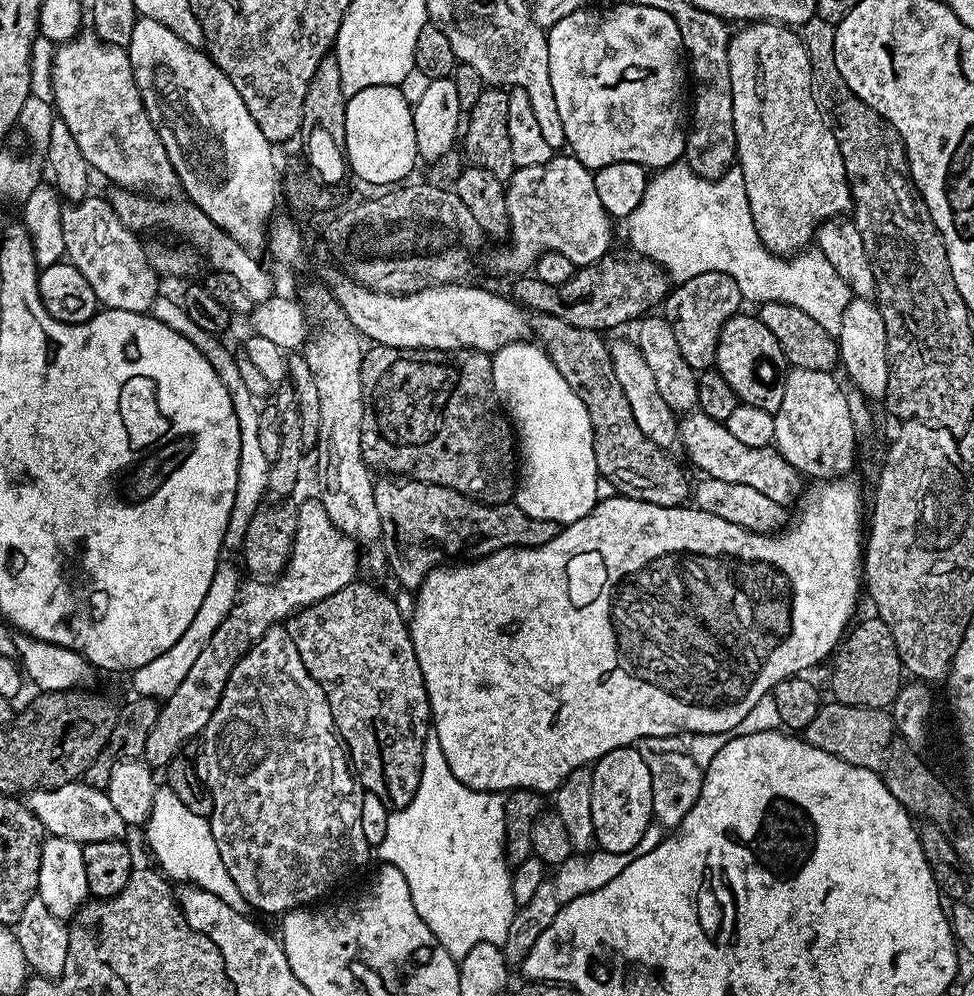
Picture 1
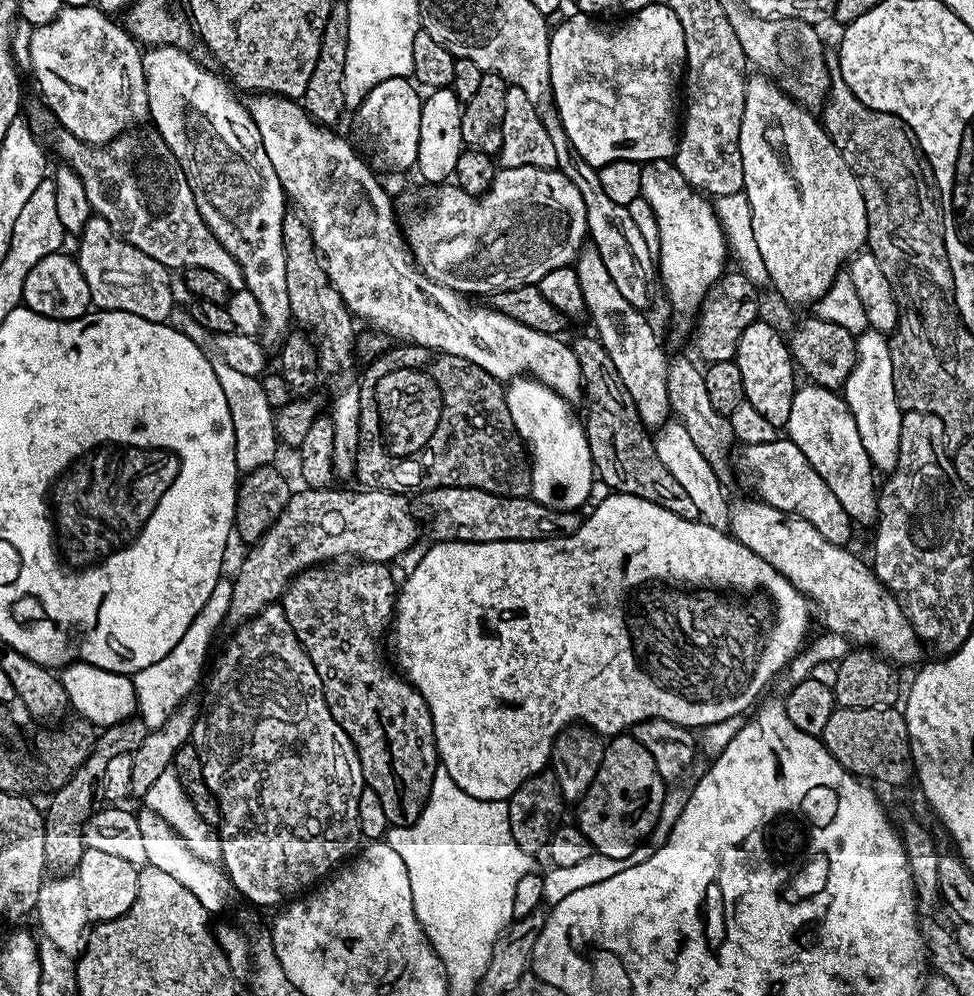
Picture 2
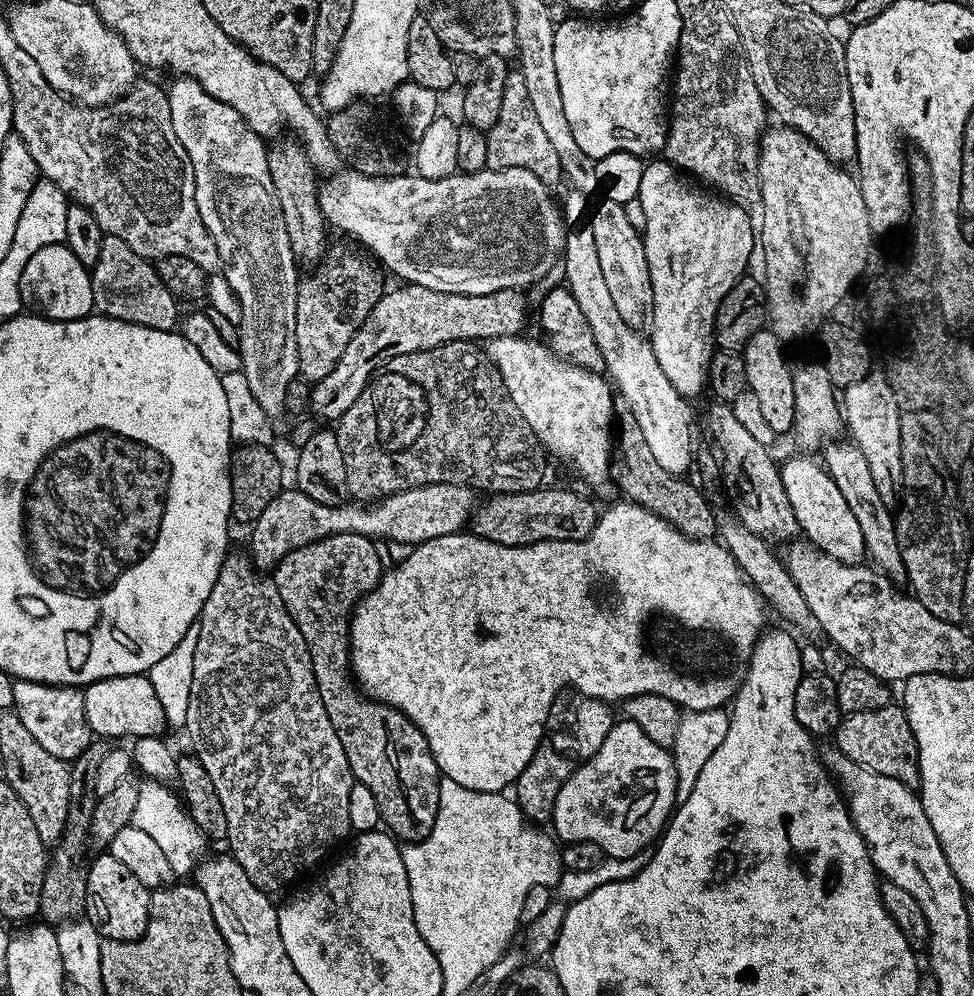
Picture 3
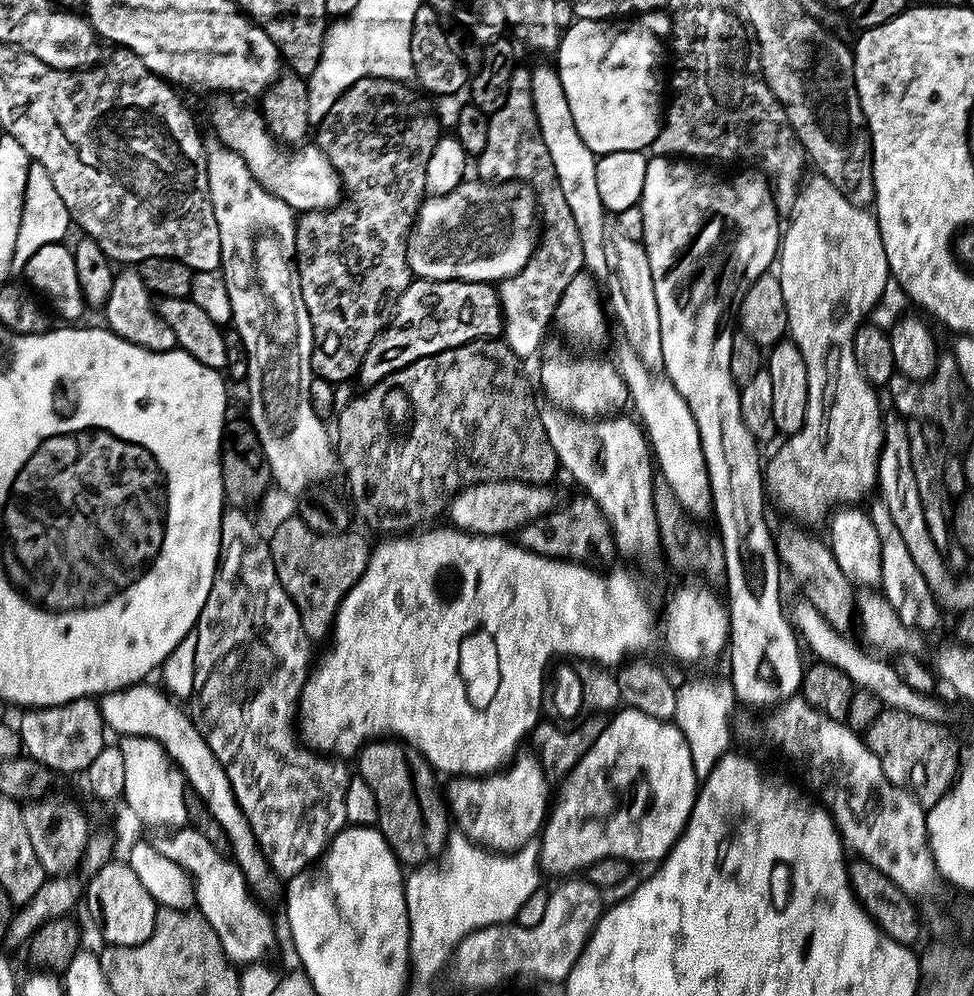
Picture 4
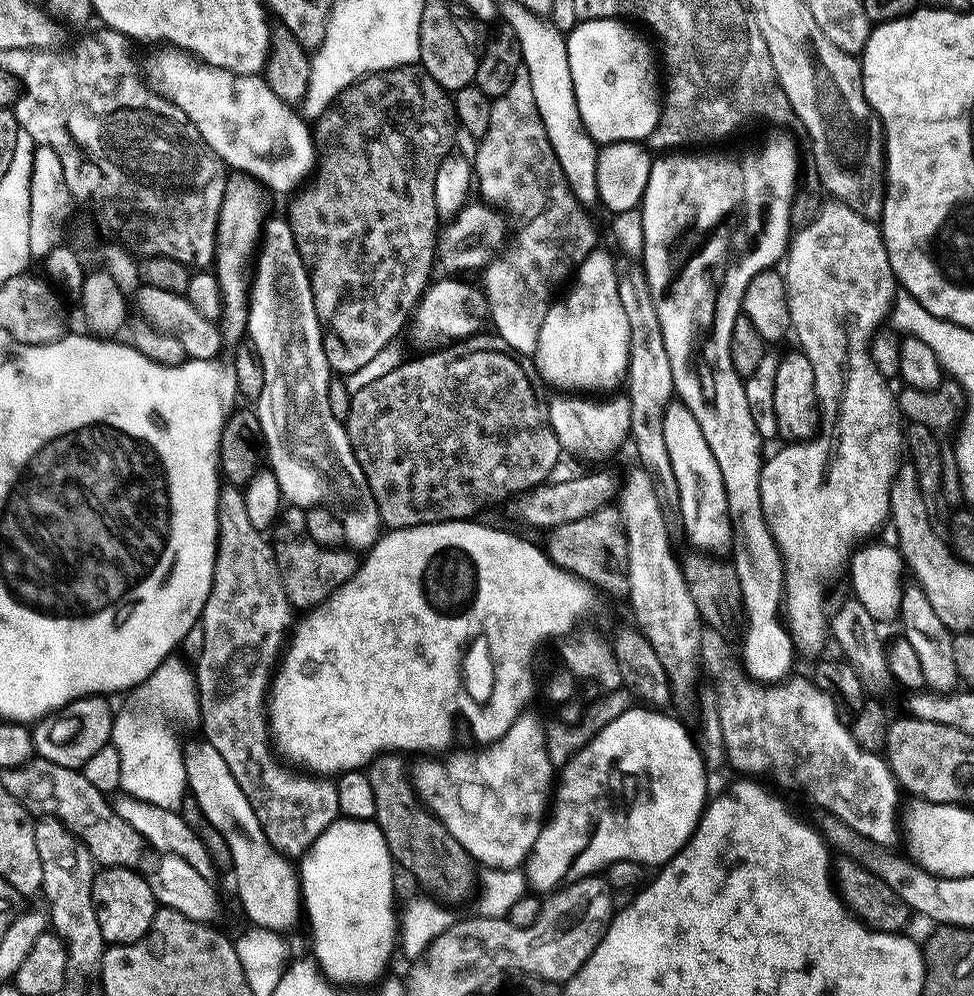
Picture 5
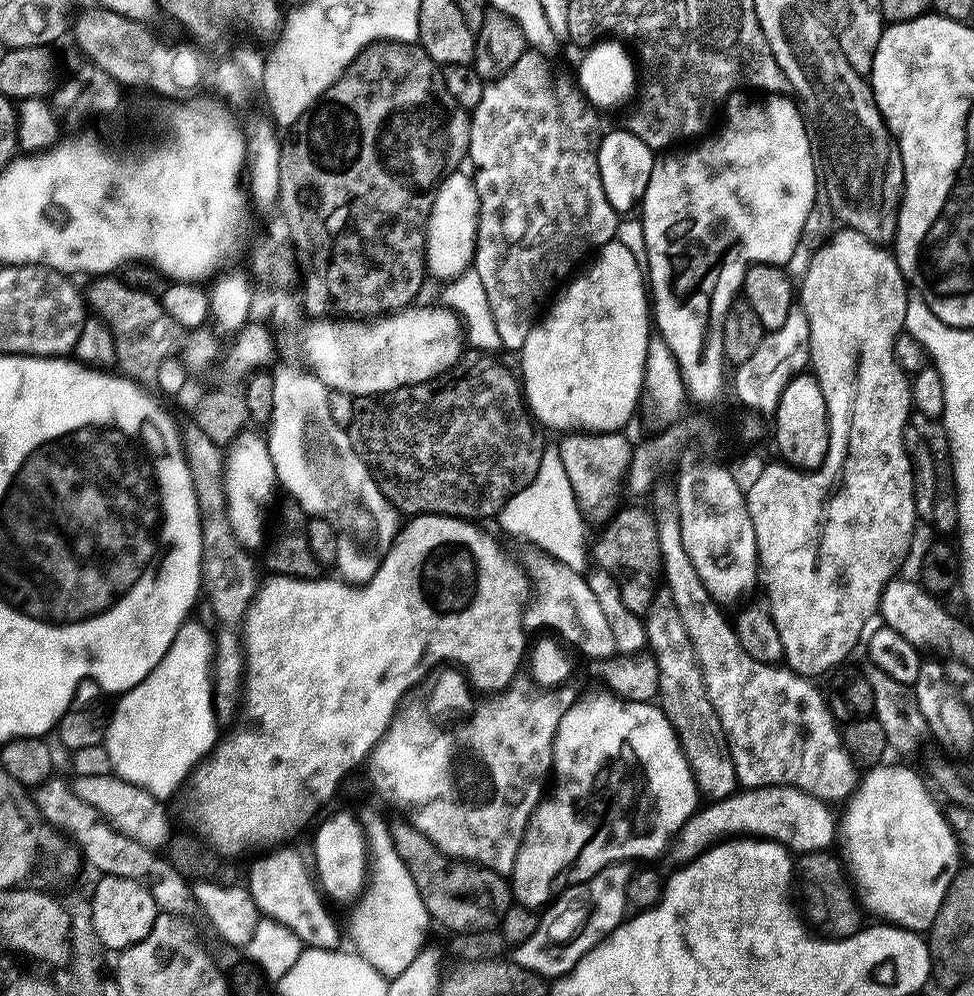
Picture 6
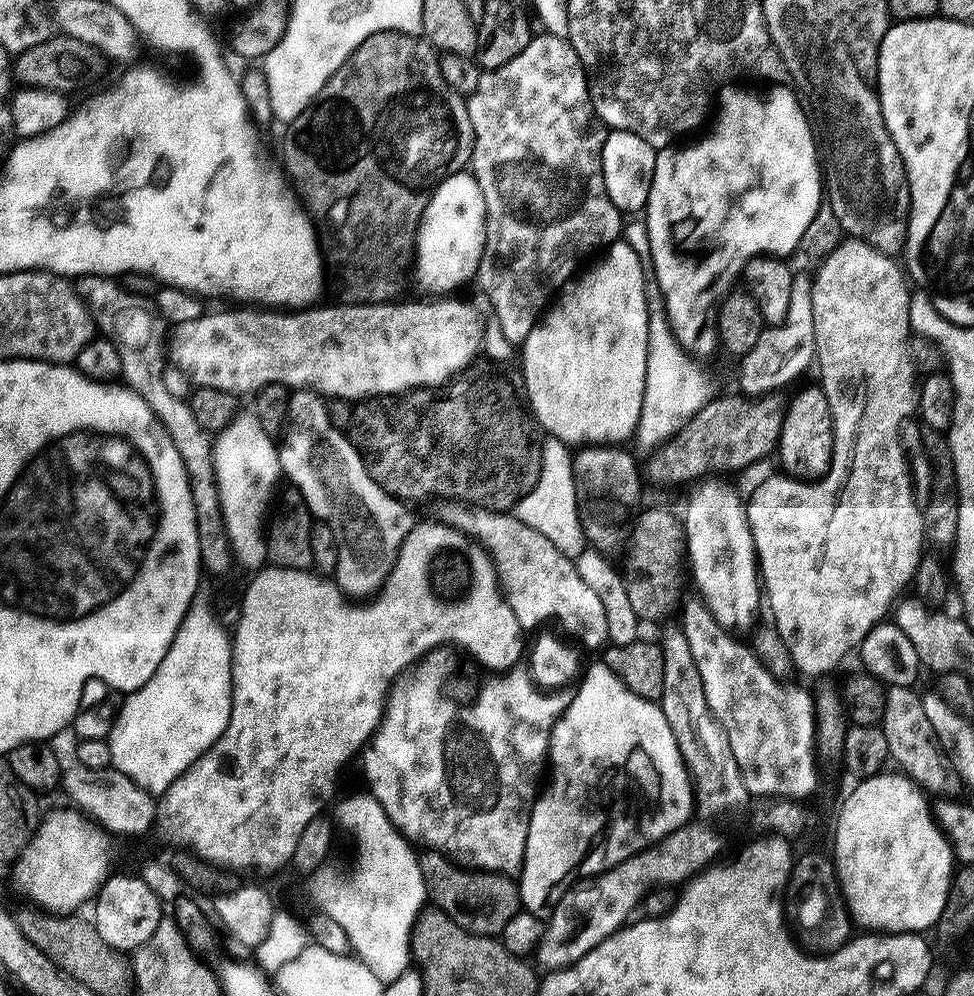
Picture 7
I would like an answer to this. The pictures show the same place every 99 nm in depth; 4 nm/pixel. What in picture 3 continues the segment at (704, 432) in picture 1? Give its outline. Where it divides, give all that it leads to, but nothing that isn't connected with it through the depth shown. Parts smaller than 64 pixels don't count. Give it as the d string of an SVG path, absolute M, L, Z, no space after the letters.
M792 456L780 464L780 477L782 486L786 486L786 498L790 498L790 506L794 506L803 539L838 562L861 563L866 556L862 530L850 510L850 502L842 498L842 490L838 490L823 463L808 456Z

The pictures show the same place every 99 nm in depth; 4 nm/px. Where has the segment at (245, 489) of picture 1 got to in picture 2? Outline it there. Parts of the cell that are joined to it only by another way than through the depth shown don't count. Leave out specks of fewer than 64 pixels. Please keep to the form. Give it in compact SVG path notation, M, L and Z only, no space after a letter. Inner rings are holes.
M180 306L173 307L168 322L178 331L186 334L195 345L207 349L208 361L214 369L214 374L221 383L222 394L226 397L226 404L230 409L230 420L234 427L235 464L239 473L247 474L255 469L269 467L275 460L276 452L280 449L277 434L275 409L269 406L263 381L256 376L239 373L234 366L226 363L221 352L211 347L211 331L192 315L189 309ZM206 328L206 329L205 329ZM210 333L210 334L209 334Z

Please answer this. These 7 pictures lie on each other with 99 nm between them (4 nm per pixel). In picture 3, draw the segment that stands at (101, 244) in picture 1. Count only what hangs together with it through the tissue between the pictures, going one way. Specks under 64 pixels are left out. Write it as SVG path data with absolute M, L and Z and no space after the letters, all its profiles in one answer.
M105 235L102 250L98 250L98 262L91 265L92 289L94 290L94 308L99 315L109 316L122 322L138 326L150 326L154 330L173 331L178 324L175 296L162 286L153 261L138 255L122 238Z

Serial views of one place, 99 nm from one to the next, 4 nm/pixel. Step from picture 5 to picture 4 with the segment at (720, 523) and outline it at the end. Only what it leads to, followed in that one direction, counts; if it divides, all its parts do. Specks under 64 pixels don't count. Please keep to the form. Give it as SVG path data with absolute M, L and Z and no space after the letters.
M627 343L614 355L614 363L628 387L631 407L642 425L651 447L655 467L670 486L670 490L694 518L704 518L713 511L710 478L706 470L706 458L702 452L702 438L698 434L698 422L686 406L686 398L668 380L667 375L647 368L645 362Z

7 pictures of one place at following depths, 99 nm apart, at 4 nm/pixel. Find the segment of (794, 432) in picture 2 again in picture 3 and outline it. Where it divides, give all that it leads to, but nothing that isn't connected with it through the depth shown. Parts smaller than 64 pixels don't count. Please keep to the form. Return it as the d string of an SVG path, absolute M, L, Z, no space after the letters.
M851 442L828 444L824 448L822 463L828 469L830 478L834 478L838 490L842 490L842 498L850 502L850 510L862 530L862 542L866 549L867 559L889 580L903 581L905 579L904 563L898 546L896 516L892 512L893 509L878 495L878 490L874 487L874 477L870 474L870 466L866 466L866 458L862 458L860 447Z

